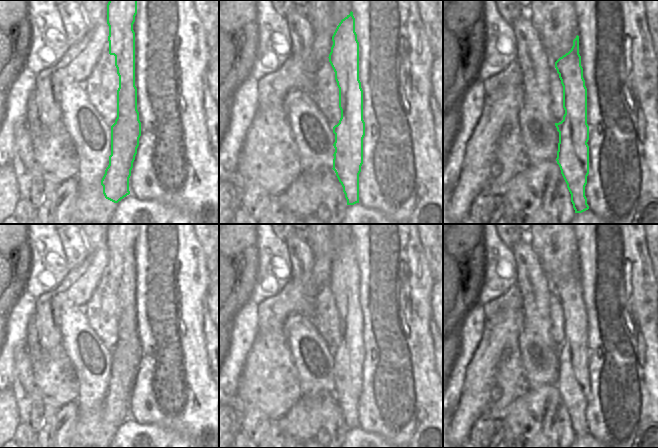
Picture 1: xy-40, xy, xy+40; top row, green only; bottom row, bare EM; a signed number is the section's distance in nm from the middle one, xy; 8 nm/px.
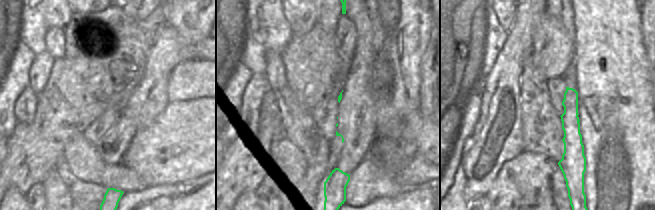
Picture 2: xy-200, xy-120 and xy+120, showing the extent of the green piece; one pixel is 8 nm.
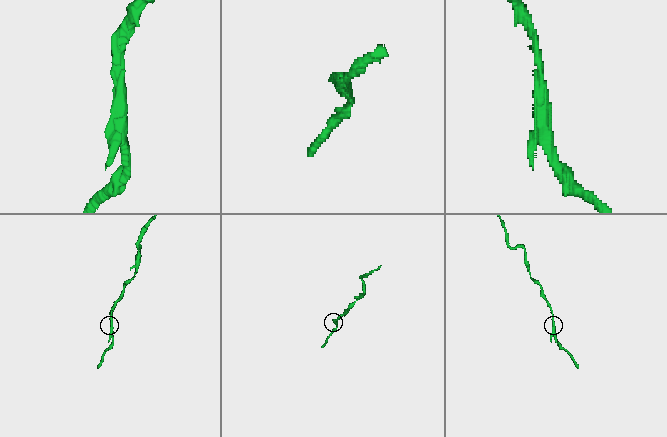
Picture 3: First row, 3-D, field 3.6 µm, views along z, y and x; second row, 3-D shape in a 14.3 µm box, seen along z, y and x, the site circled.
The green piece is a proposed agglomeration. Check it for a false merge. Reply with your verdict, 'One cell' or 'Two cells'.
Two cells.

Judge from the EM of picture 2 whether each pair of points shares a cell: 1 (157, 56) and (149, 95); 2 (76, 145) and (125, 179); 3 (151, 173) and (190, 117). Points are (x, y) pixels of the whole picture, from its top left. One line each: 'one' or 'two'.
1: one
2: one
3: one

